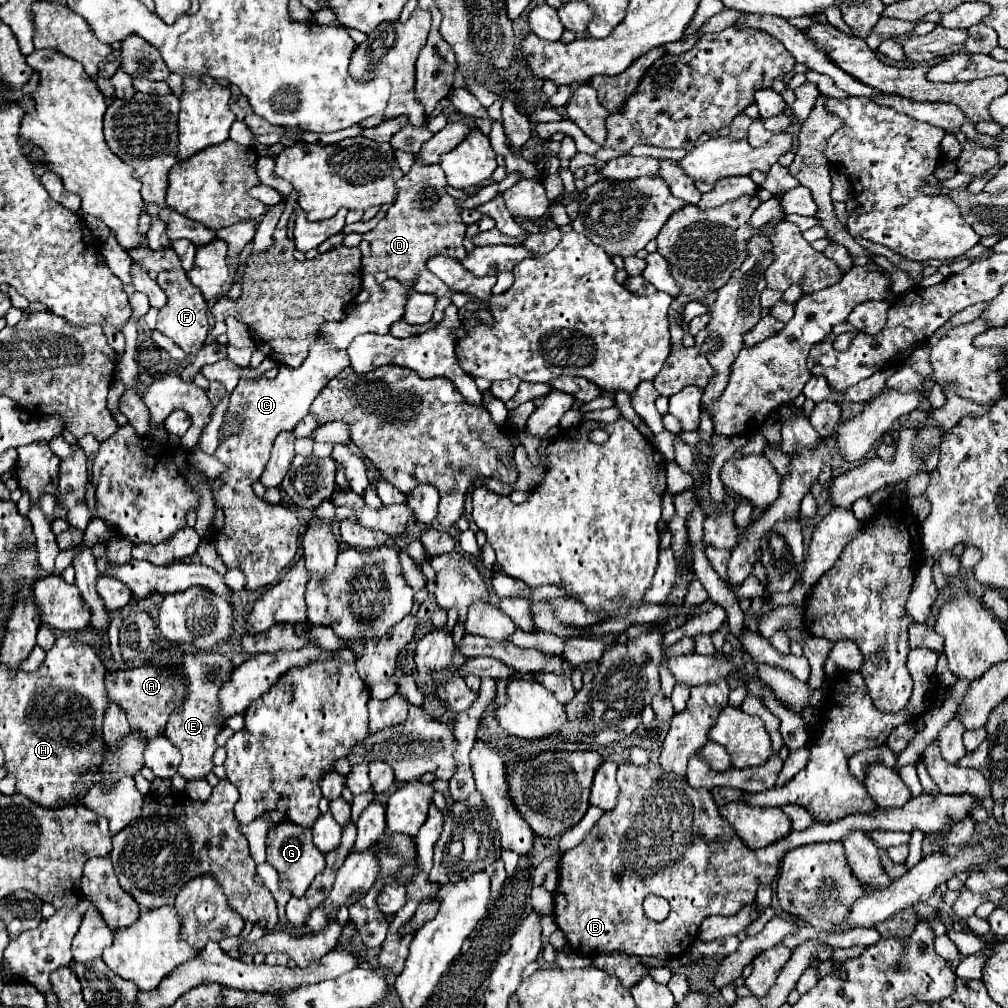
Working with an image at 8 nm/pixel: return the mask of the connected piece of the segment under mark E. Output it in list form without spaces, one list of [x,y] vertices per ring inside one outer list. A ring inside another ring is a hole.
[[[202,652],[200,654],[184,654],[182,660],[184,660],[182,674],[184,674],[184,684],[188,688],[188,698],[184,700],[182,706],[178,706],[172,712],[164,736],[172,744],[176,744],[182,752],[182,764],[180,764],[178,772],[186,780],[200,780],[200,778],[206,778],[214,768],[212,756],[214,756],[214,750],[218,748],[214,738],[222,728],[216,724],[216,716],[220,712],[216,694],[218,694],[220,686],[230,680],[234,666],[222,654],[202,654]]]

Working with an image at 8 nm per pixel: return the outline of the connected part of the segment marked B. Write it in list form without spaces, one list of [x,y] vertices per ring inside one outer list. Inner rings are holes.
[[[632,762],[618,766],[618,784],[620,796],[618,804],[612,812],[606,812],[598,824],[588,832],[588,836],[572,850],[560,858],[558,864],[558,888],[554,890],[554,920],[558,928],[564,932],[570,948],[574,954],[594,954],[594,952],[626,952],[634,956],[654,956],[654,958],[674,958],[682,956],[698,938],[698,926],[704,918],[712,914],[732,916],[744,904],[754,902],[756,890],[760,884],[772,884],[780,860],[786,852],[812,844],[812,842],[840,842],[850,830],[922,830],[922,832],[936,832],[952,818],[962,820],[968,816],[970,806],[980,802],[970,794],[950,796],[950,794],[922,794],[918,798],[908,800],[902,808],[896,810],[878,810],[876,816],[862,816],[852,814],[838,822],[830,824],[814,824],[804,832],[790,832],[786,838],[764,846],[760,850],[746,848],[736,832],[730,828],[728,822],[718,812],[710,790],[692,788],[686,778],[678,774],[664,772],[658,764],[648,762],[644,766],[636,766]],[[648,894],[656,894],[668,900],[670,914],[664,922],[652,922],[642,912],[642,900]]]

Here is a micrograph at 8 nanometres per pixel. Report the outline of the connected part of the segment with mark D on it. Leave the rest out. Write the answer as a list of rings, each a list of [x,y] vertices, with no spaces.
[[[414,162],[412,170],[398,180],[396,202],[388,208],[378,226],[364,234],[364,240],[370,244],[370,254],[362,256],[362,270],[366,274],[386,272],[388,278],[394,278],[412,290],[416,276],[426,270],[426,262],[434,254],[450,258],[464,257],[460,255],[464,232],[466,224],[460,218],[456,200],[446,192],[446,176],[442,168],[438,164],[422,166],[420,162]]]

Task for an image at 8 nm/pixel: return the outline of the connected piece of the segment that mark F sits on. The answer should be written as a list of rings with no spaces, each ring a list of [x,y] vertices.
[[[142,242],[142,246],[136,246],[134,250],[128,250],[128,254],[138,264],[154,268],[154,272],[158,274],[156,282],[168,296],[166,306],[158,314],[156,330],[160,330],[164,336],[172,338],[186,354],[188,352],[198,352],[204,346],[208,330],[210,330],[210,324],[208,324],[208,304],[206,304],[202,292],[190,284],[190,280],[186,276],[186,272],[182,270],[182,264],[178,262],[174,250],[170,248],[170,250],[154,252],[154,250],[150,250],[150,246],[146,242]]]

